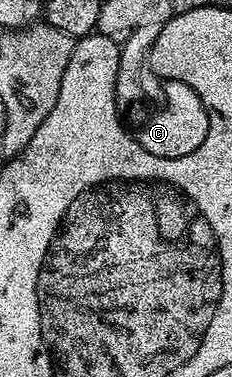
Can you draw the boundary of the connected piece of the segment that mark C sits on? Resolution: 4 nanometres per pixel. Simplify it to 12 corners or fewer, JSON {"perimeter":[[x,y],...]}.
{"perimeter":[[121,48],[114,87],[124,137],[184,161],[212,137],[196,85]]}

